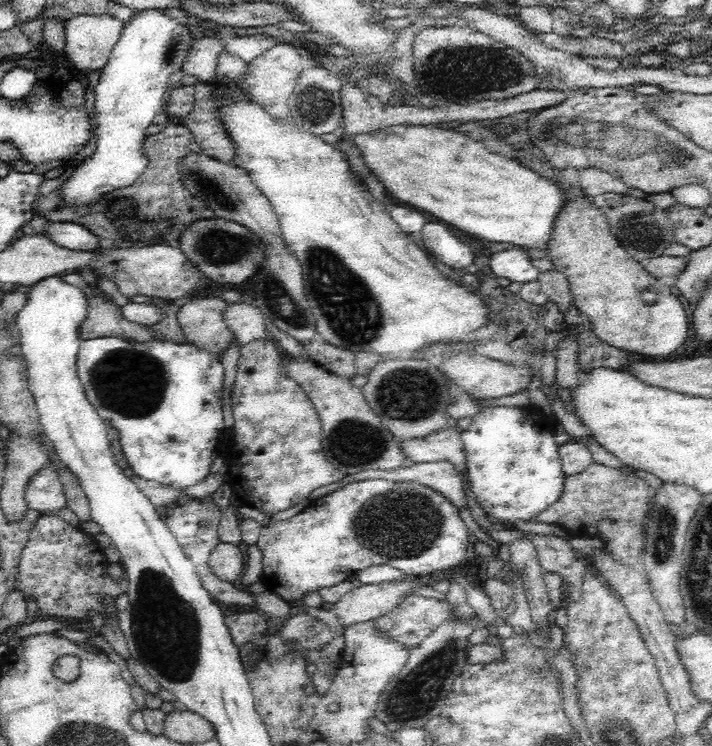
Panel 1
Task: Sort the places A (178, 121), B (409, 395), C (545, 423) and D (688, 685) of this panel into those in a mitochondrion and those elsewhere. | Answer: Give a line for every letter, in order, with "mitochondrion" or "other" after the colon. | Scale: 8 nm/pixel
A: other
B: mitochondrion
C: other
D: other

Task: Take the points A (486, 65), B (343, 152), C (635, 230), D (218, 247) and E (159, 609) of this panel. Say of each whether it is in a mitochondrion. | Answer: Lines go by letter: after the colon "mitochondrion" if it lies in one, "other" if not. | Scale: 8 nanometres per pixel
A: mitochondrion
B: other
C: mitochondrion
D: mitochondrion
E: mitochondrion

